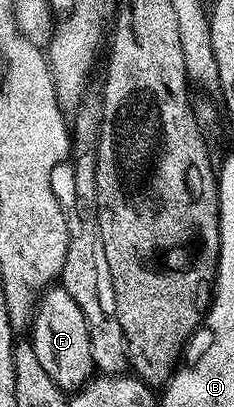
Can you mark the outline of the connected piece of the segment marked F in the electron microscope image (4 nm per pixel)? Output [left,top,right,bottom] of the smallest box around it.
[29,287,96,391]

